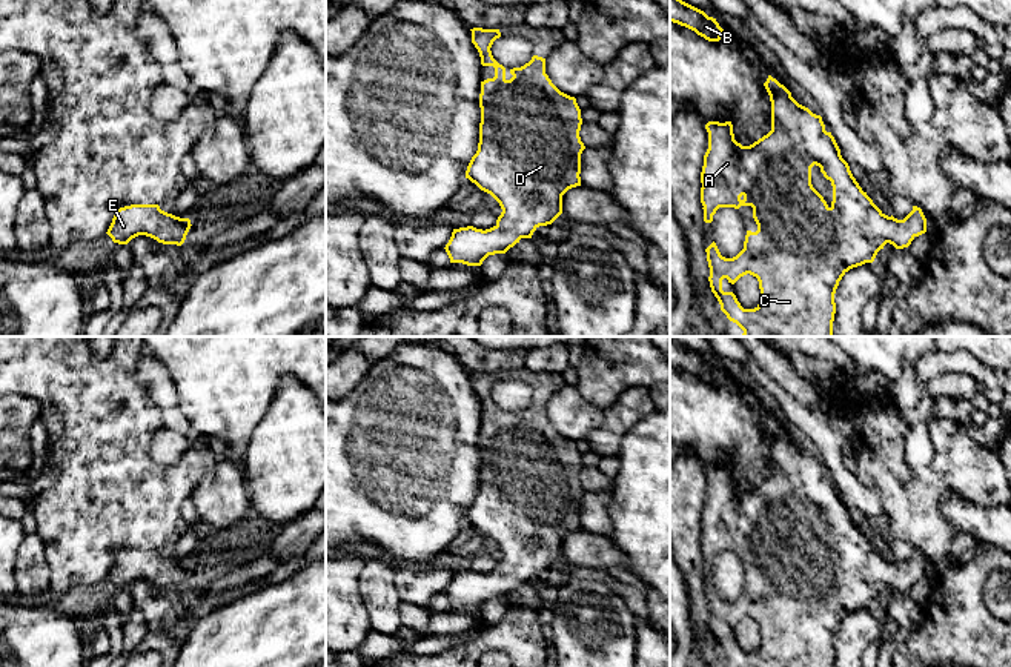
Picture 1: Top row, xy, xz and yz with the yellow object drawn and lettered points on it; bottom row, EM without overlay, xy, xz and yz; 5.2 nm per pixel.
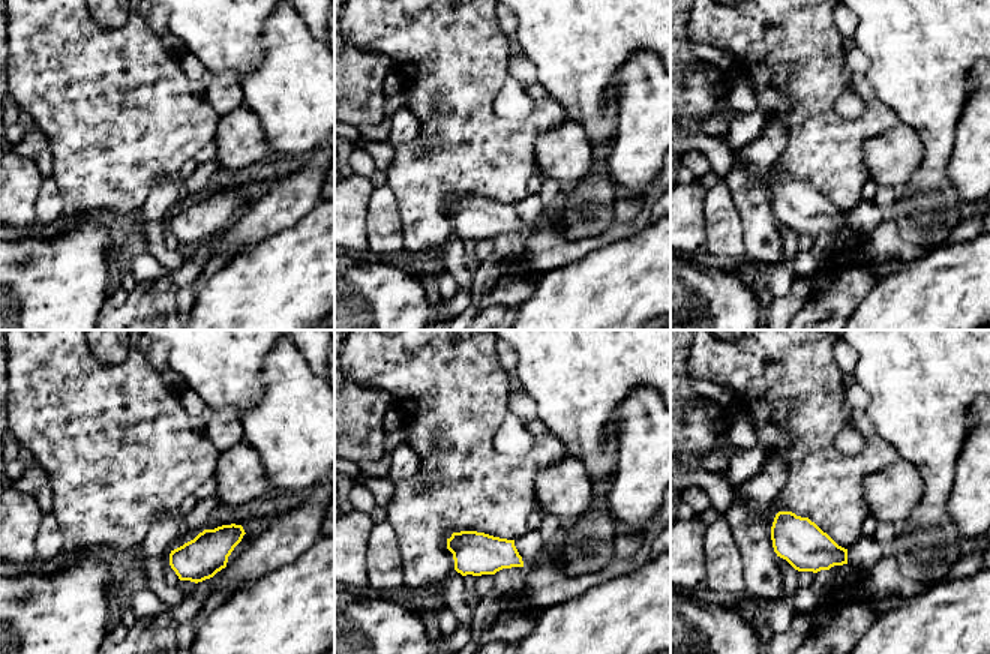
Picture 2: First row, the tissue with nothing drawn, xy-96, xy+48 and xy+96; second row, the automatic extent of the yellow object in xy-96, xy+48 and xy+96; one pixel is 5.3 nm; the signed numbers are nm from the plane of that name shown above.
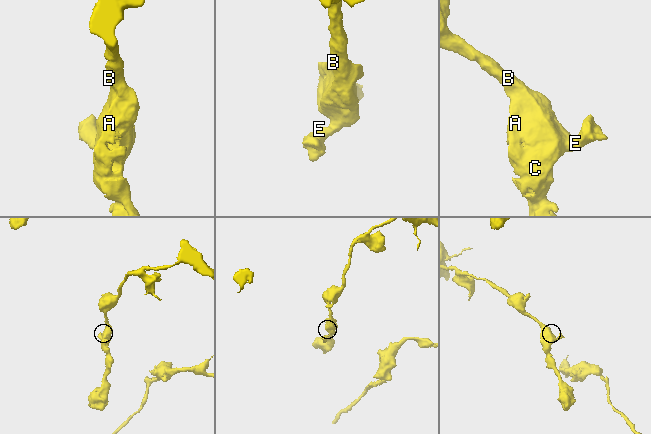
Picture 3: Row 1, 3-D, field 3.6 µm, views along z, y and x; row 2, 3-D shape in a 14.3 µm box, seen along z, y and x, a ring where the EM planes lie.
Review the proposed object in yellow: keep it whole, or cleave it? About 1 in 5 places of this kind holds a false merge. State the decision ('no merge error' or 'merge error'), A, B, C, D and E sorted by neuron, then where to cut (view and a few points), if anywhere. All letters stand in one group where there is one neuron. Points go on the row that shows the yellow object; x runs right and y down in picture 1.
no merge error | A B C D E | no cut

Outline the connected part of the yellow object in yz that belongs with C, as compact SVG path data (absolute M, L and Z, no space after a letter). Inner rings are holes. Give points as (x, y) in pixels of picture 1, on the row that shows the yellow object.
M768 75L764 86L765 86L765 89L770 95L770 101L771 101L771 131L767 135L764 135L762 138L759 138L757 141L754 141L753 144L742 146L741 143L738 143L734 140L731 121L725 121L725 123L708 121L705 124L705 129L708 132L708 149L704 155L704 166L702 166L702 172L701 172L701 183L702 183L701 203L704 206L702 207L704 209L704 221L711 223L713 215L716 214L716 211L719 207L739 209L741 206L751 206L753 218L757 224L756 232L747 231L744 249L733 258L722 257L714 241L705 249L708 267L710 267L710 277L708 277L710 287L721 304L721 310L727 315L727 318L730 321L736 323L744 330L742 335L724 335L724 337L833 337L833 321L834 321L834 314L836 314L834 294L836 294L836 289L837 289L842 277L853 267L862 266L865 263L873 263L877 252L880 249L883 249L883 246L887 243L893 244L896 249L908 247L916 237L926 232L926 218L925 218L922 209L917 206L913 206L913 211L903 220L897 220L893 215L891 217L885 215L873 203L873 200L867 195L867 192L862 191L862 187L853 177L848 163L840 155L840 149L839 149L834 137L831 135L831 132L825 131L822 117L813 114L808 108L799 105L791 97L791 92L784 85L781 85L776 78L773 78L771 75ZM814 164L819 166L824 177L831 181L833 201L830 206L811 184L811 168ZM747 274L756 277L759 281L761 301L754 309L744 309L733 292L722 290L724 278L727 278L728 283L734 284L741 277L744 277Z

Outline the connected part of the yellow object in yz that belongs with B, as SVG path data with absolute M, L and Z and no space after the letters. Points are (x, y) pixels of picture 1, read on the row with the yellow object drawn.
M670 0L670 22L694 31L708 41L719 41L725 32L716 18L682 0Z

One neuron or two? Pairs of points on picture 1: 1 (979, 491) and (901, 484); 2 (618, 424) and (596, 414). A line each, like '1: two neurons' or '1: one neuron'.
1: one neuron
2: two neurons

